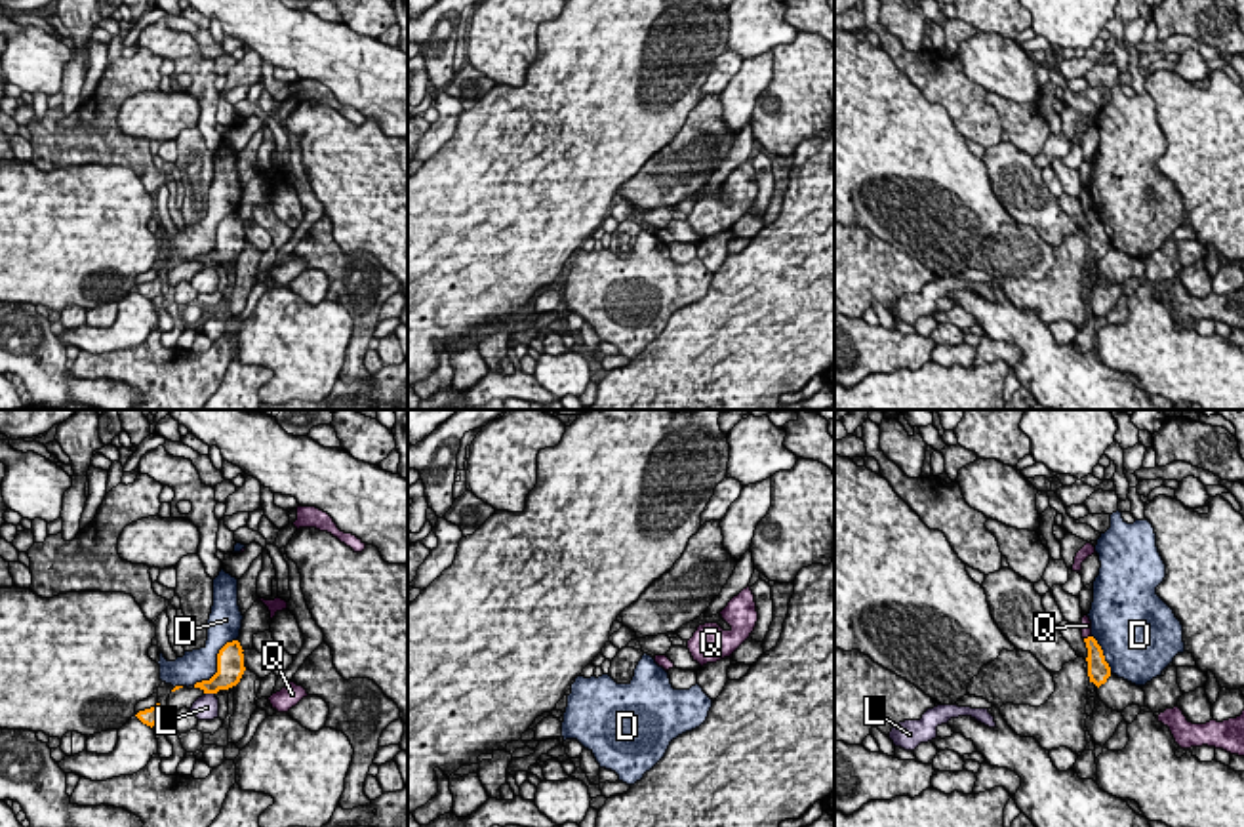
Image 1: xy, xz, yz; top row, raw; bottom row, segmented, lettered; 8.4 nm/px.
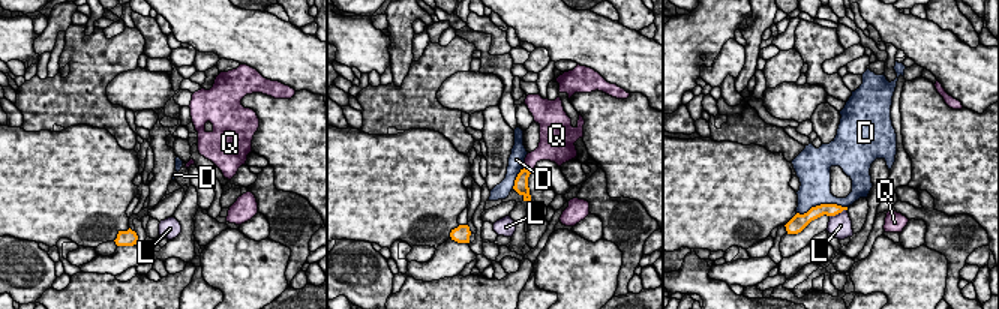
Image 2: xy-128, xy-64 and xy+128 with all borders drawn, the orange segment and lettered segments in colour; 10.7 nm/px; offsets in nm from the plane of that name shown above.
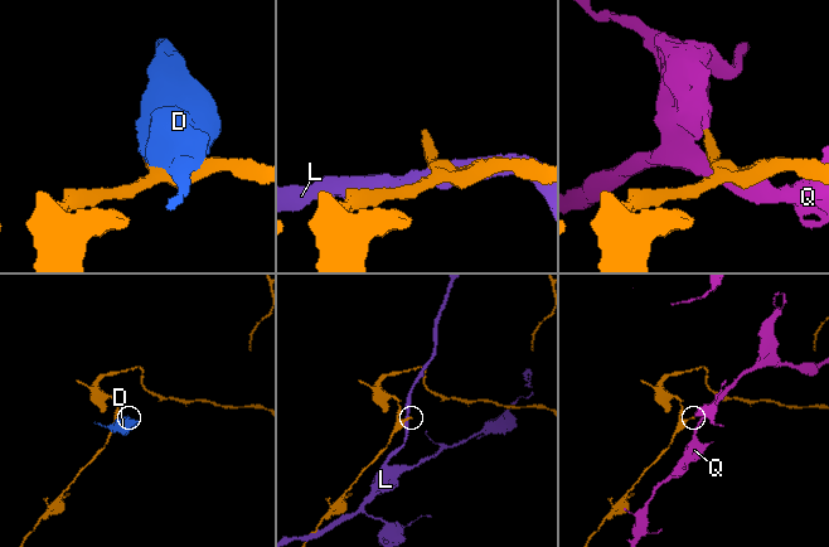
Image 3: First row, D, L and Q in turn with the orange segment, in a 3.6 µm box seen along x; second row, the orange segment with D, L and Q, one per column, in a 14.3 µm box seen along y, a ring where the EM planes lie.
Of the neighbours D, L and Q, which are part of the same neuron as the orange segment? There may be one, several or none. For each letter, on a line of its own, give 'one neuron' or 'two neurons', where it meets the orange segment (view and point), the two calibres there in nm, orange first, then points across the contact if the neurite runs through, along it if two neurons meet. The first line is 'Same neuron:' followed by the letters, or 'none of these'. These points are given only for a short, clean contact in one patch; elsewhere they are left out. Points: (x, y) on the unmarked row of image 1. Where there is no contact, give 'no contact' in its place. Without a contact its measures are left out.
Same neuron: none of these
D: two neurons | xy (218, 237) | 220/280 nm
L: two neurons | xy (210, 265) | 220/220 nm
Q: two neurons | yz (1088, 210) | 160/100 nm | along yz (1090, 208), (1084, 212)

